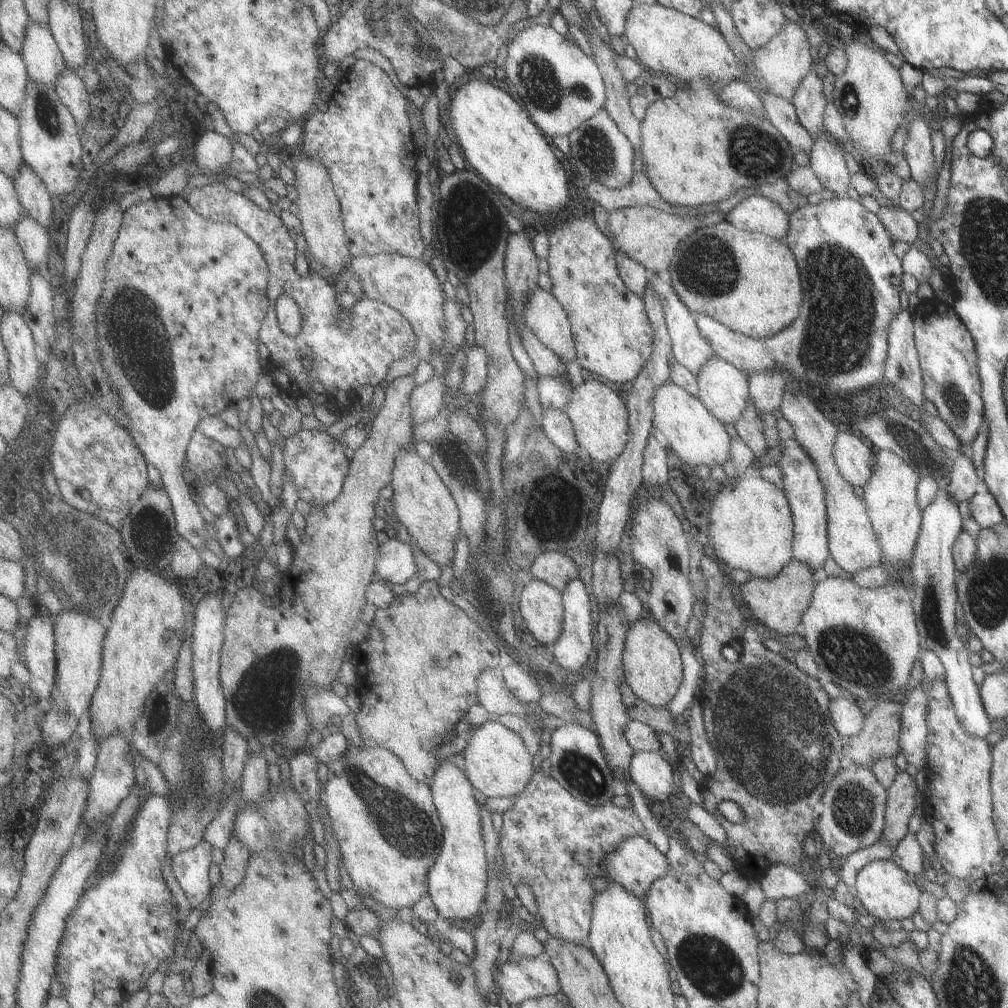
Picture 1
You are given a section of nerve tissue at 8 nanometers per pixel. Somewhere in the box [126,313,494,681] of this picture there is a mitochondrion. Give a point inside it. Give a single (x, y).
(150, 531)

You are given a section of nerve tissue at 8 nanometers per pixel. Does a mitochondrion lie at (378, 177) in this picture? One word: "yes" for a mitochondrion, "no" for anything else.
yes

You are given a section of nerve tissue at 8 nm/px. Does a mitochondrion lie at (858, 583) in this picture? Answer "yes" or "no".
no

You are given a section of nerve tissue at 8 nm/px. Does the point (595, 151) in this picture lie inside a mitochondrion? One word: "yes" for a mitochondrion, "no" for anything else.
yes

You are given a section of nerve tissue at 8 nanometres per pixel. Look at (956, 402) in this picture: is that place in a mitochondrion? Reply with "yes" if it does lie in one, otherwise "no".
yes

